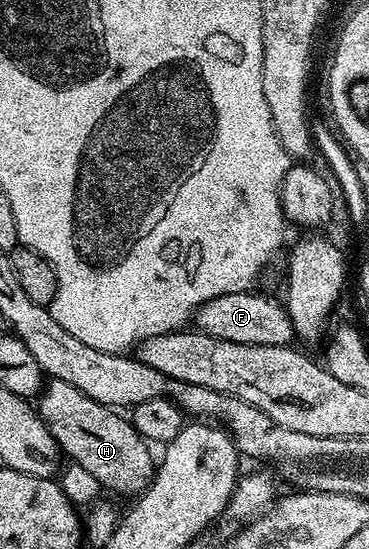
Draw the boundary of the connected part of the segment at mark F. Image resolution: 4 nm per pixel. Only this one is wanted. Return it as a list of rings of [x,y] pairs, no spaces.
[[[257,291],[225,293],[206,301],[196,310],[195,324],[200,333],[213,336],[215,339],[230,340],[234,343],[261,344],[262,346],[290,345],[295,333],[291,317],[286,307]]]

